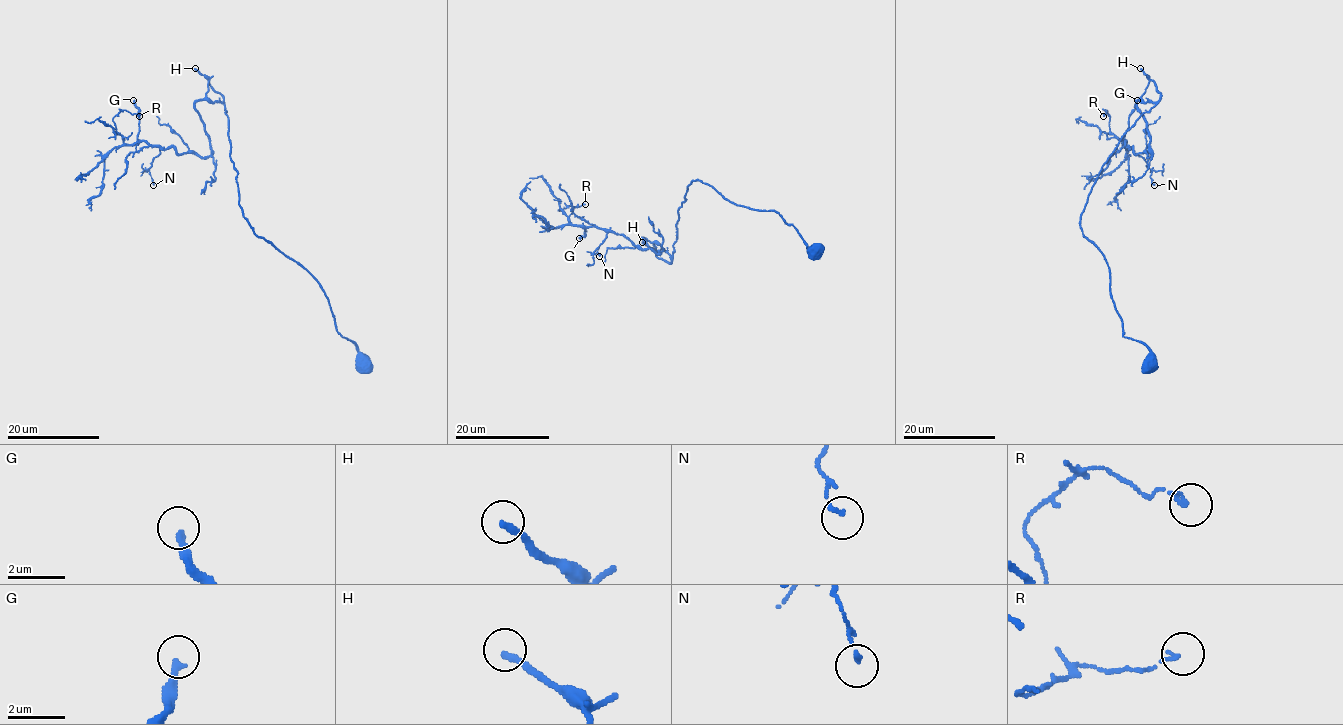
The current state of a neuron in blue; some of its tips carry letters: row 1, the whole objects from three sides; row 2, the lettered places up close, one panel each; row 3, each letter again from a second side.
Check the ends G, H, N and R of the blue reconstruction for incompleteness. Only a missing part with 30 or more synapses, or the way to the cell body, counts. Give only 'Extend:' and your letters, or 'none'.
Extend: H

